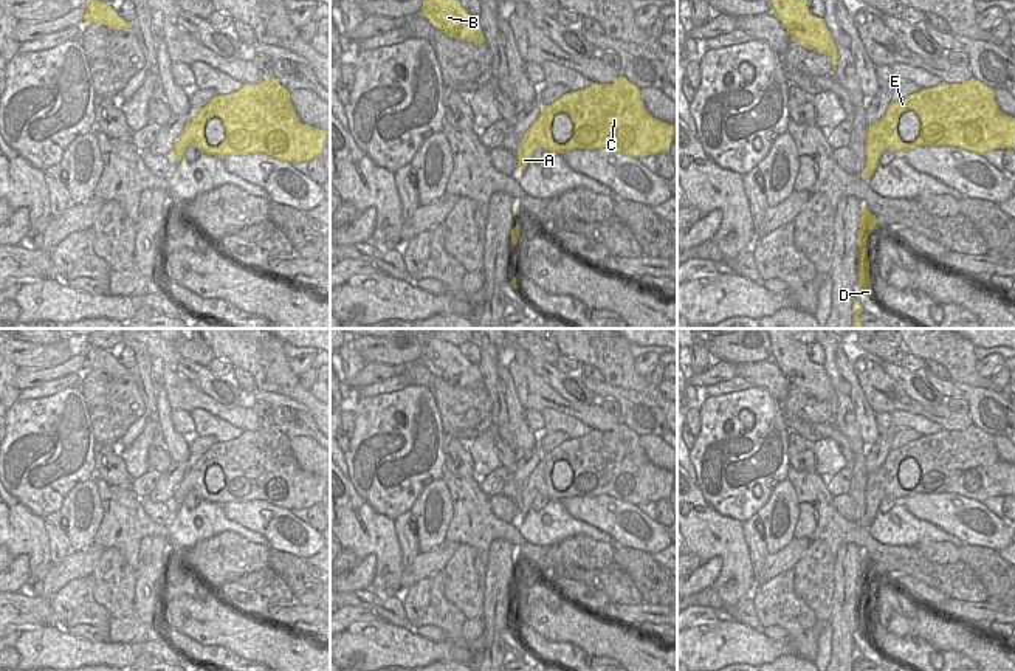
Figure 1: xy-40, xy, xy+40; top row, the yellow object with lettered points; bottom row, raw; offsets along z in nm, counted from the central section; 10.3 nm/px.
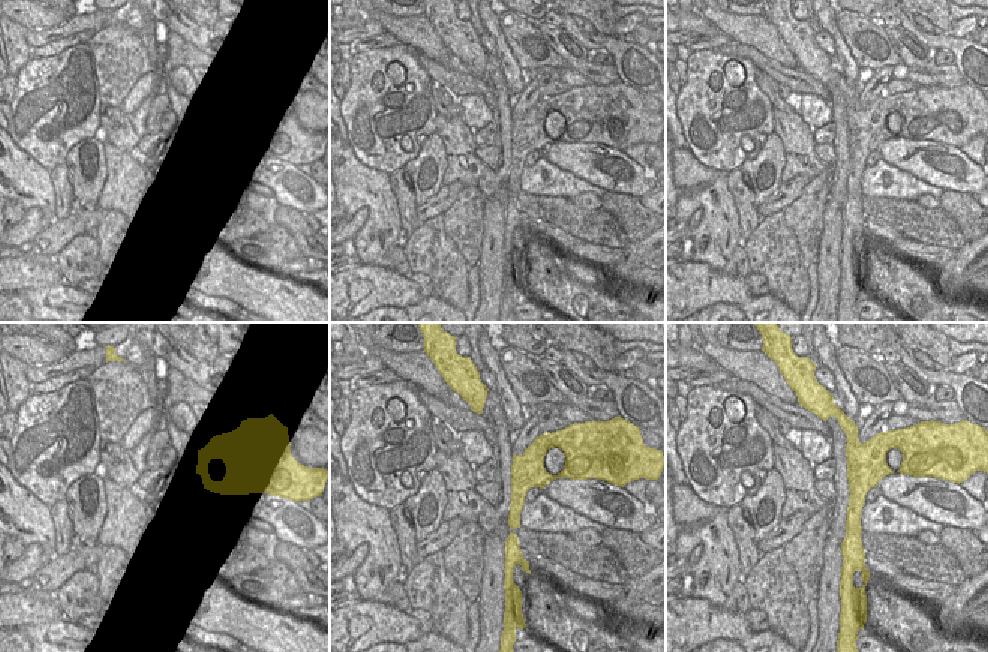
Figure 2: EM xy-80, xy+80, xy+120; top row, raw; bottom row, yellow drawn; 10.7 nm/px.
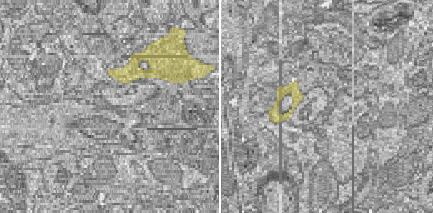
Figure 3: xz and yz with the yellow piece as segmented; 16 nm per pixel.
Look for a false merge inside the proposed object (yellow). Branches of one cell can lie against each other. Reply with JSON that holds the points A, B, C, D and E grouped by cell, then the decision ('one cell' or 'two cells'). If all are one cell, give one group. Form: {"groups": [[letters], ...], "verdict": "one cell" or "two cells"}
{"groups": [["A", "B", "C", "D", "E"]], "verdict": "one cell"}

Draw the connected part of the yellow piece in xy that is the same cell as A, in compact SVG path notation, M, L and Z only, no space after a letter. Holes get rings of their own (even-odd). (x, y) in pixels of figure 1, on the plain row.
M624 423L612 431L592 429L587 435L566 440L541 456L522 483L519 518L528 513L538 494L547 496L549 501L606 494L638 505L669 499L674 480L673 471L646 459L640 435ZM558 460L566 460L573 470L572 485L566 491L552 485L552 468Z

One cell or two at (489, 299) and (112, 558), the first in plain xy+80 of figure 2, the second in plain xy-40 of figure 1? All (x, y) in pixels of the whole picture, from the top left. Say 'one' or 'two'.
two

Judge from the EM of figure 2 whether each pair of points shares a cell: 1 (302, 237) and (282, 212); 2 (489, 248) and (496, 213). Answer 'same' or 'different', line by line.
1: same
2: same

